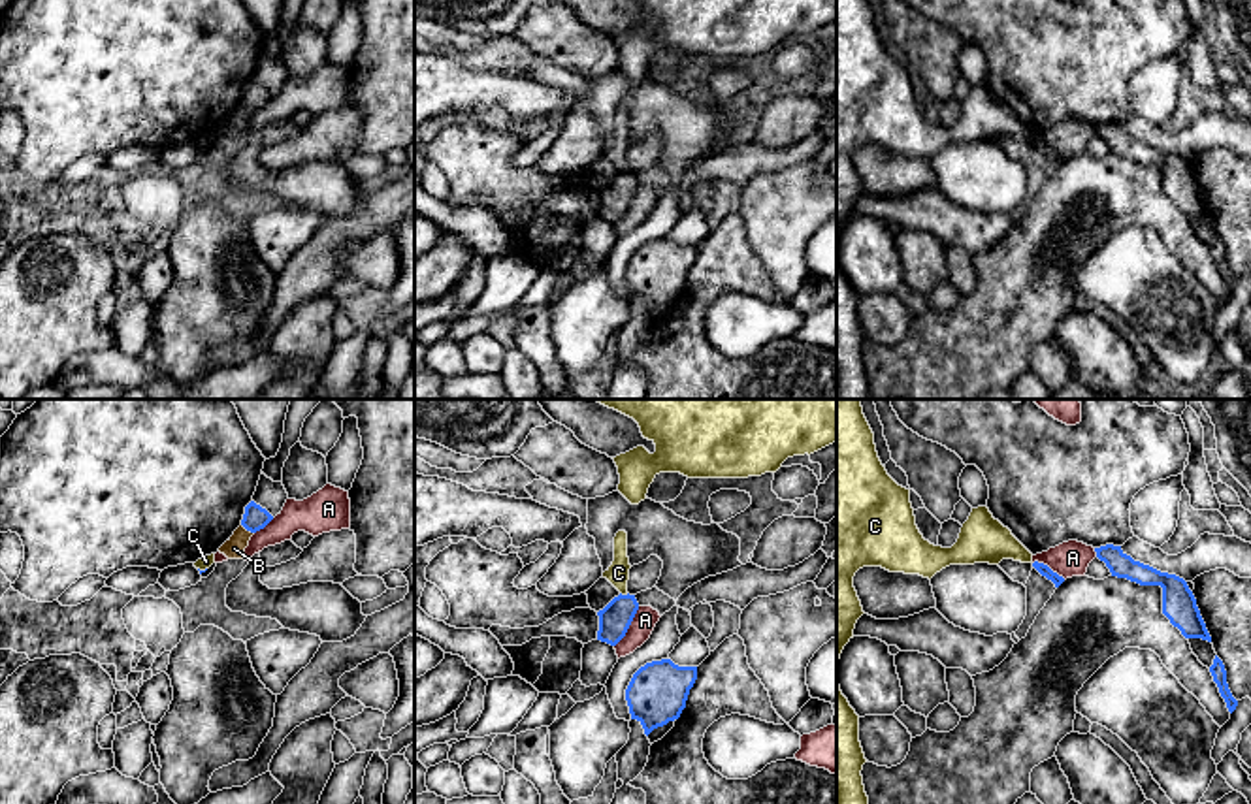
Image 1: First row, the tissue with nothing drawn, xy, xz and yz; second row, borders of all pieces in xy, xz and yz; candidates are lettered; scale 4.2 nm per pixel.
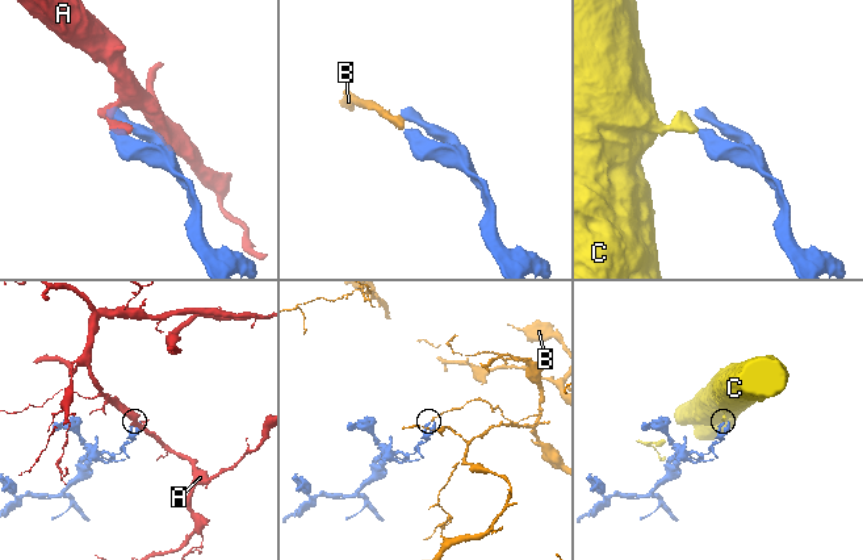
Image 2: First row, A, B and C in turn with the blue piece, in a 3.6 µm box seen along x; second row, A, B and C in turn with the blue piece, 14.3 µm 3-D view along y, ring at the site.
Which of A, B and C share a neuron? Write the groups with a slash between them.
A / B / C

